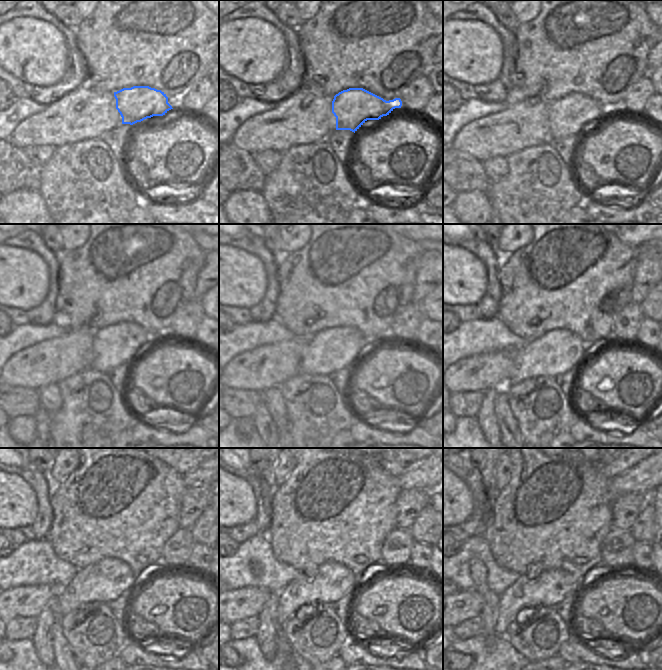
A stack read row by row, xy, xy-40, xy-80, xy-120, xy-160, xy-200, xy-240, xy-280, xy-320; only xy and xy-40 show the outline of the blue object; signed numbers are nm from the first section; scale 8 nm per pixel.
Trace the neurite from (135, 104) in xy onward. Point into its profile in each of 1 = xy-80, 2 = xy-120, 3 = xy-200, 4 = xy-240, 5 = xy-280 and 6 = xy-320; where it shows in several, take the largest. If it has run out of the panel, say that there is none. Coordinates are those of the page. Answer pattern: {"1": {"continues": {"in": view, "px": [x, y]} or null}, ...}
{"1": {"continues": {"in": "xy-80", "px": [568, 116]}}, "2": {"continues": {"in": "xy-120", "px": [117, 344]}}, "3": {"continues": {"in": "xy-200", "px": [558, 351]}}, "4": {"continues": {"in": "xy-240", "px": [106, 580]}}, "5": {"continues": {"in": "xy-280", "px": [331, 581]}}, "6": {"continues": {"in": "xy-320", "px": [550, 587]}}}

